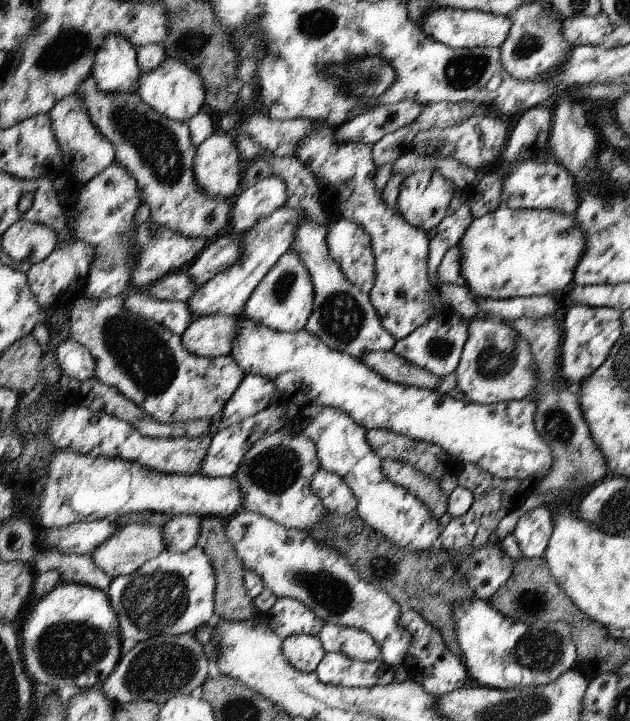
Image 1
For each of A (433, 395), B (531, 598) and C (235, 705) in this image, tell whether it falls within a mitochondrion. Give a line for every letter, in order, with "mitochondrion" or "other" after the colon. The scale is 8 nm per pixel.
A: other
B: mitochondrion
C: mitochondrion

